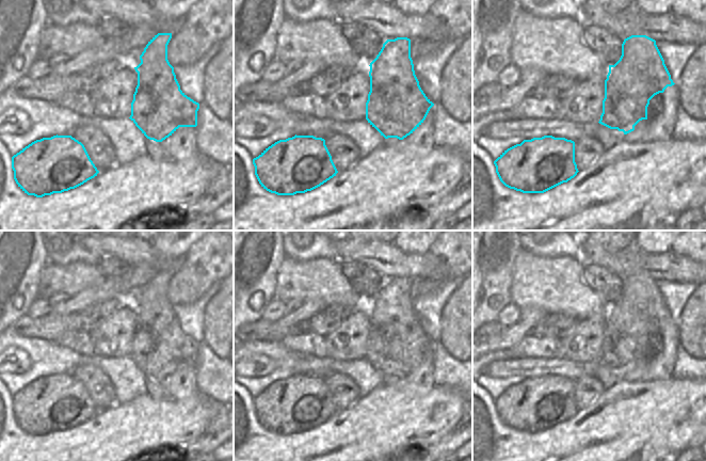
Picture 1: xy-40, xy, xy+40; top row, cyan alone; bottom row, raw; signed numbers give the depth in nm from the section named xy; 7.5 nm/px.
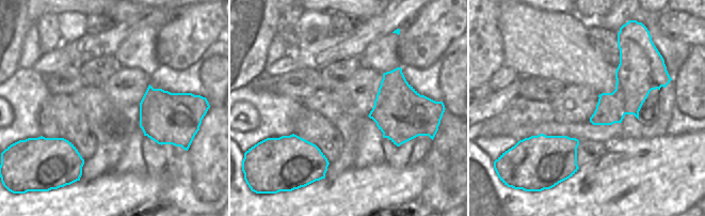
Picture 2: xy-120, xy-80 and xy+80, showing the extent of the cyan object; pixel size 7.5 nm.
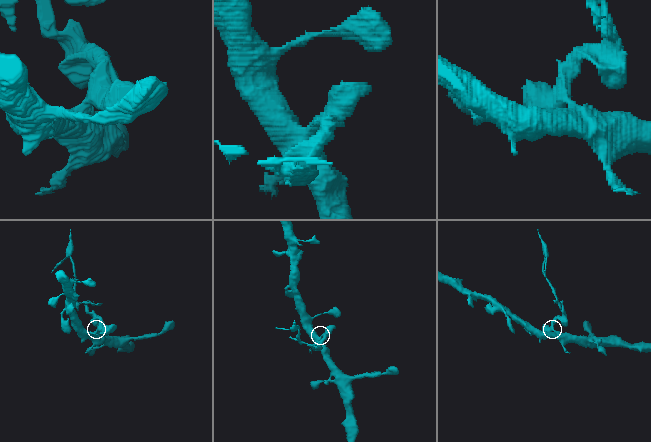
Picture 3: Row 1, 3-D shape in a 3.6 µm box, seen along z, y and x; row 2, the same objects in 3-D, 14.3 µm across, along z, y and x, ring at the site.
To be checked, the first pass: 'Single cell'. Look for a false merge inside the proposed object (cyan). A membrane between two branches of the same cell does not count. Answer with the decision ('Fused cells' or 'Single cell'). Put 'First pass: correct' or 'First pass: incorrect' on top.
First pass: incorrect
Fused cells

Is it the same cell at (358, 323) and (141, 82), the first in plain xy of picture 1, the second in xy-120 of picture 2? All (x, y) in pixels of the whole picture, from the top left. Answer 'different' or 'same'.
same

